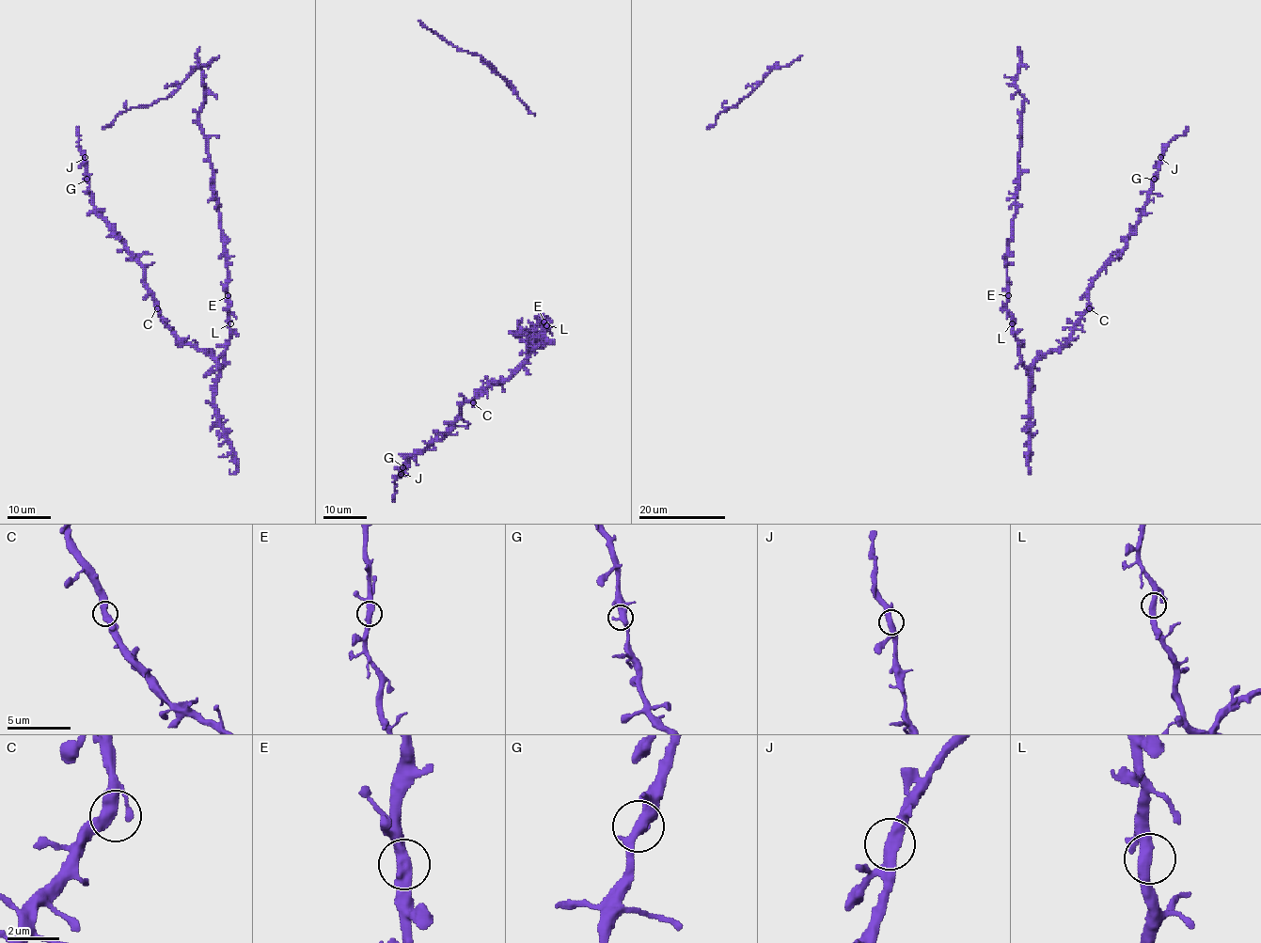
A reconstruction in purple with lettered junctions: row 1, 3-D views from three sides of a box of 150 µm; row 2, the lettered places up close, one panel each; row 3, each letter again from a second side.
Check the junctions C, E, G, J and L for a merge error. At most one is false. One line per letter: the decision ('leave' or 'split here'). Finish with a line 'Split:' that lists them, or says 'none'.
C: leave
E: leave
G: leave
J: leave
L: leave
Split: none

